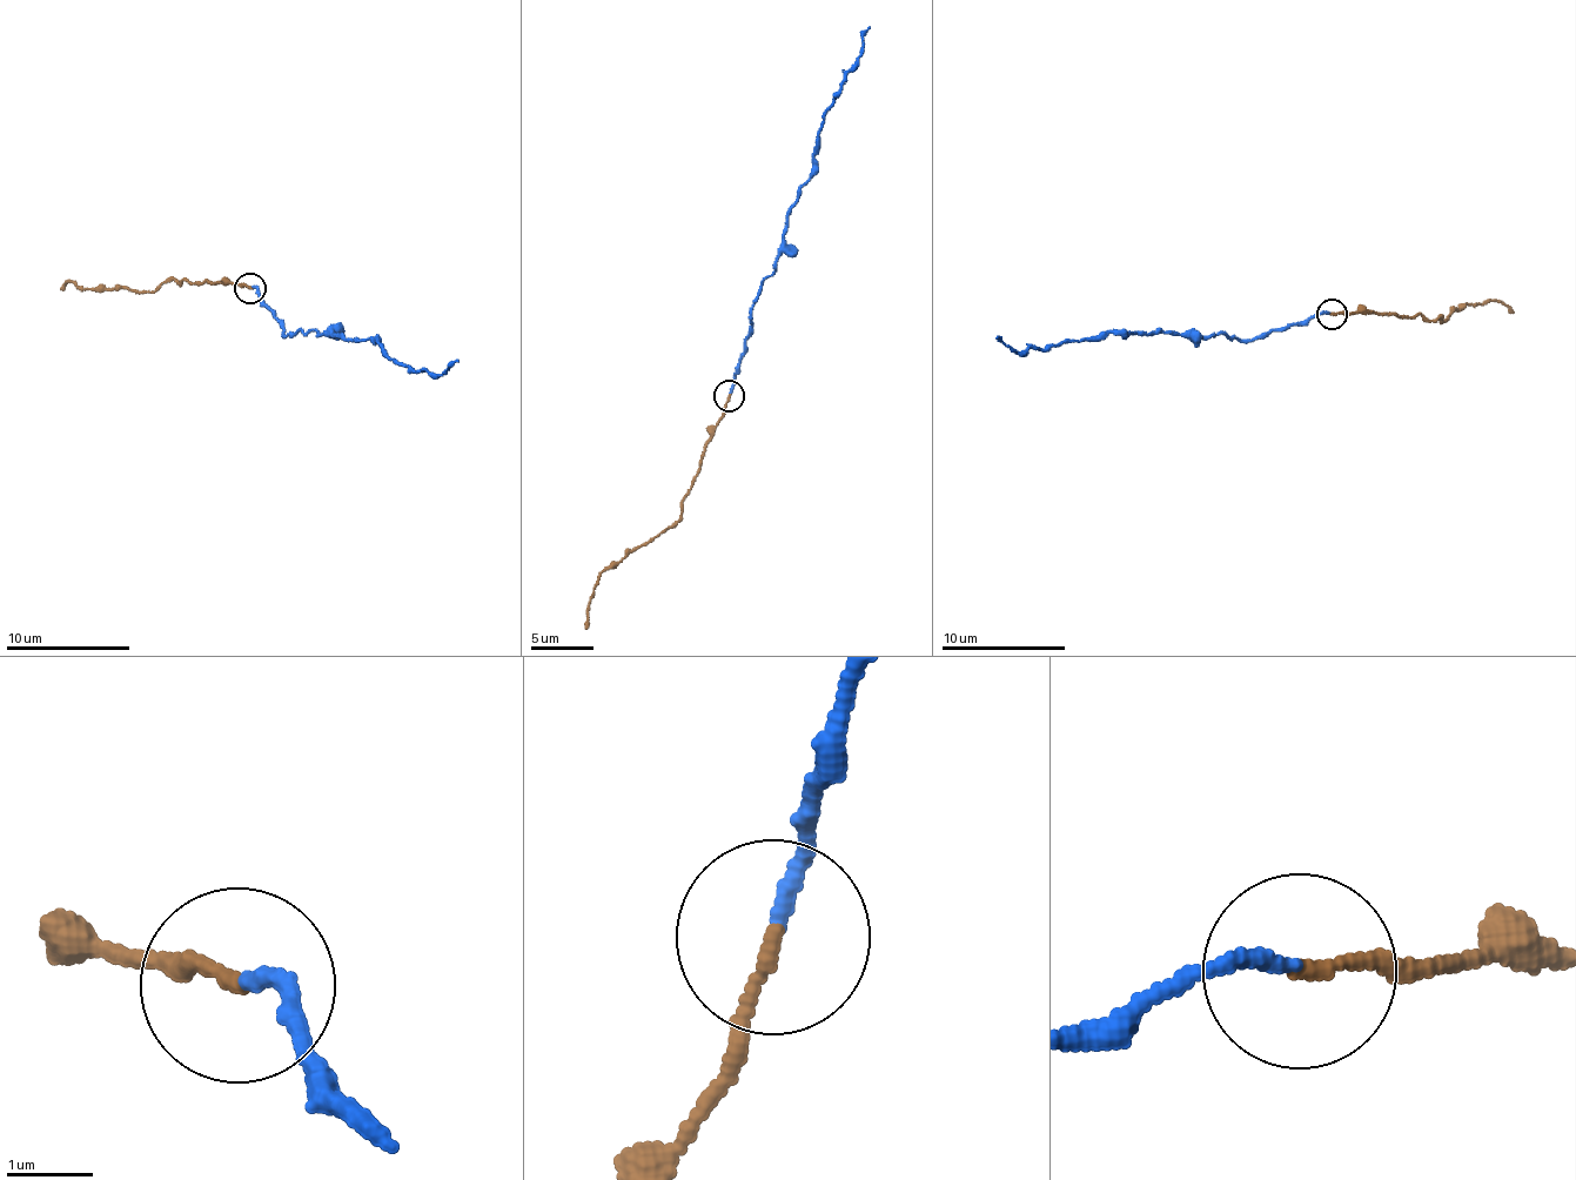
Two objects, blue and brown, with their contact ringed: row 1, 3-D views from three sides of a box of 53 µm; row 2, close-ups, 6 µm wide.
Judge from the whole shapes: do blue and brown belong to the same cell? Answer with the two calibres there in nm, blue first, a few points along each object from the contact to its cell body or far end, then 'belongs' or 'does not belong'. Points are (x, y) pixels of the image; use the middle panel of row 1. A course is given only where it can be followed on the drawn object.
170 nm thick on the blue side, 160 nm on the other; blue runs (730, 396), (743, 337), (750, 334), (751, 309), (775, 269), (788, 208), (813, 166), (823, 112), (870, 26); brown runs (730, 396), (681, 517), (604, 569), (585, 628); does not belong

